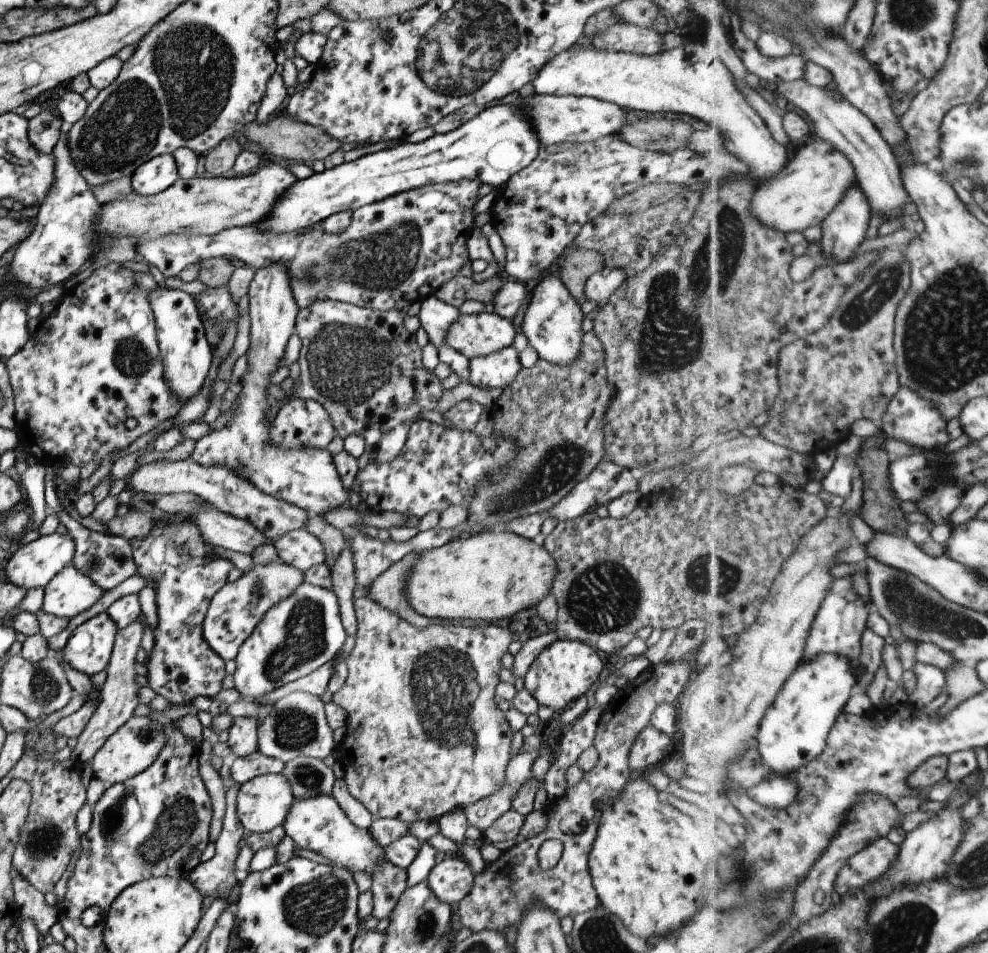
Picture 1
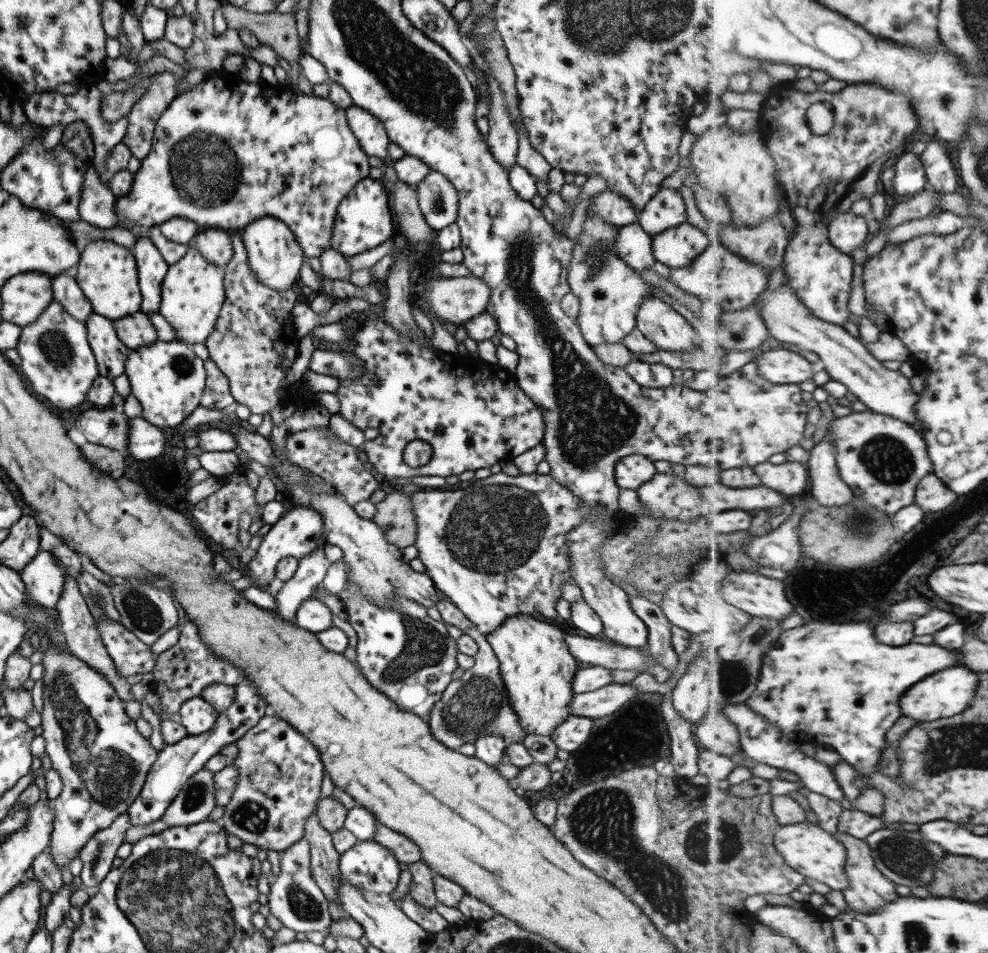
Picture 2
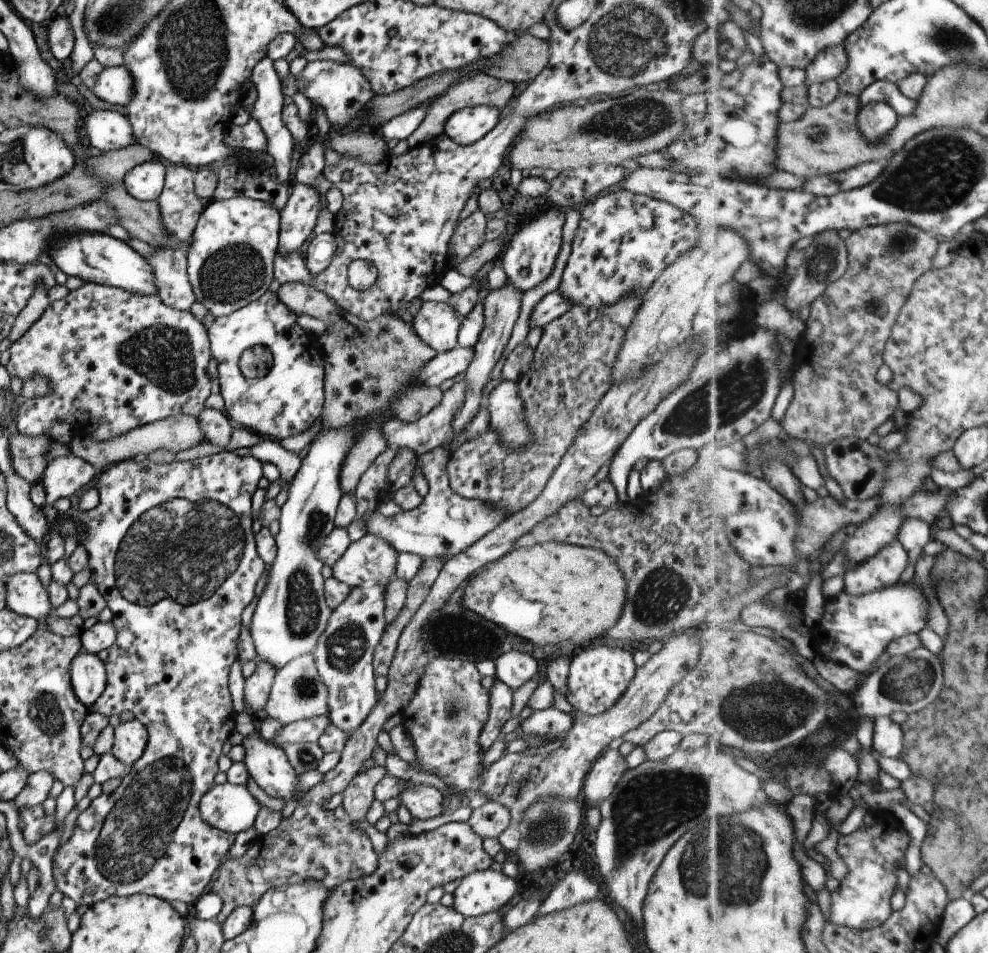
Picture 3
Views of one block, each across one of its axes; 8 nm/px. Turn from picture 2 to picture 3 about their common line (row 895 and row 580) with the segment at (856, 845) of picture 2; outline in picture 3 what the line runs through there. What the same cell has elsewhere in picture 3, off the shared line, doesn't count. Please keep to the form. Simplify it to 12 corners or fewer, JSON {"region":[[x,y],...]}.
{"region":[[899,540],[843,576],[847,594],[897,584],[909,564]]}

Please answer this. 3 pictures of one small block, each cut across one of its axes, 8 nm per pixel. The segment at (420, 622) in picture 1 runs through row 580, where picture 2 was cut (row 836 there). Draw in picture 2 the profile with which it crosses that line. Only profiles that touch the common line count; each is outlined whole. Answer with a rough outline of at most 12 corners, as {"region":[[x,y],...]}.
{"region":[[377,823],[372,838],[406,867],[420,860],[406,836]]}

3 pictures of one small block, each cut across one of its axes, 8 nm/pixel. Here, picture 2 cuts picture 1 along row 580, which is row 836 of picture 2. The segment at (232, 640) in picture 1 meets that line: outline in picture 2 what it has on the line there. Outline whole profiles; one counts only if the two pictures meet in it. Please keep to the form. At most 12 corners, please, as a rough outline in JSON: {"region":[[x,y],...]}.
{"region":[[266,715],[233,743],[219,823],[284,851],[324,772],[317,749]]}

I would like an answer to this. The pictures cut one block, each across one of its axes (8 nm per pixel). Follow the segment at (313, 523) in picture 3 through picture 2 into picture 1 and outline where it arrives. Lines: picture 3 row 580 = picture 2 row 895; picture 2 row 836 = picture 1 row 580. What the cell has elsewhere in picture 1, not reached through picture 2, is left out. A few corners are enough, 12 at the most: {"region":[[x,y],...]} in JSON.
{"region":[[302,580],[260,616],[232,674],[253,702],[332,660],[336,596]]}

